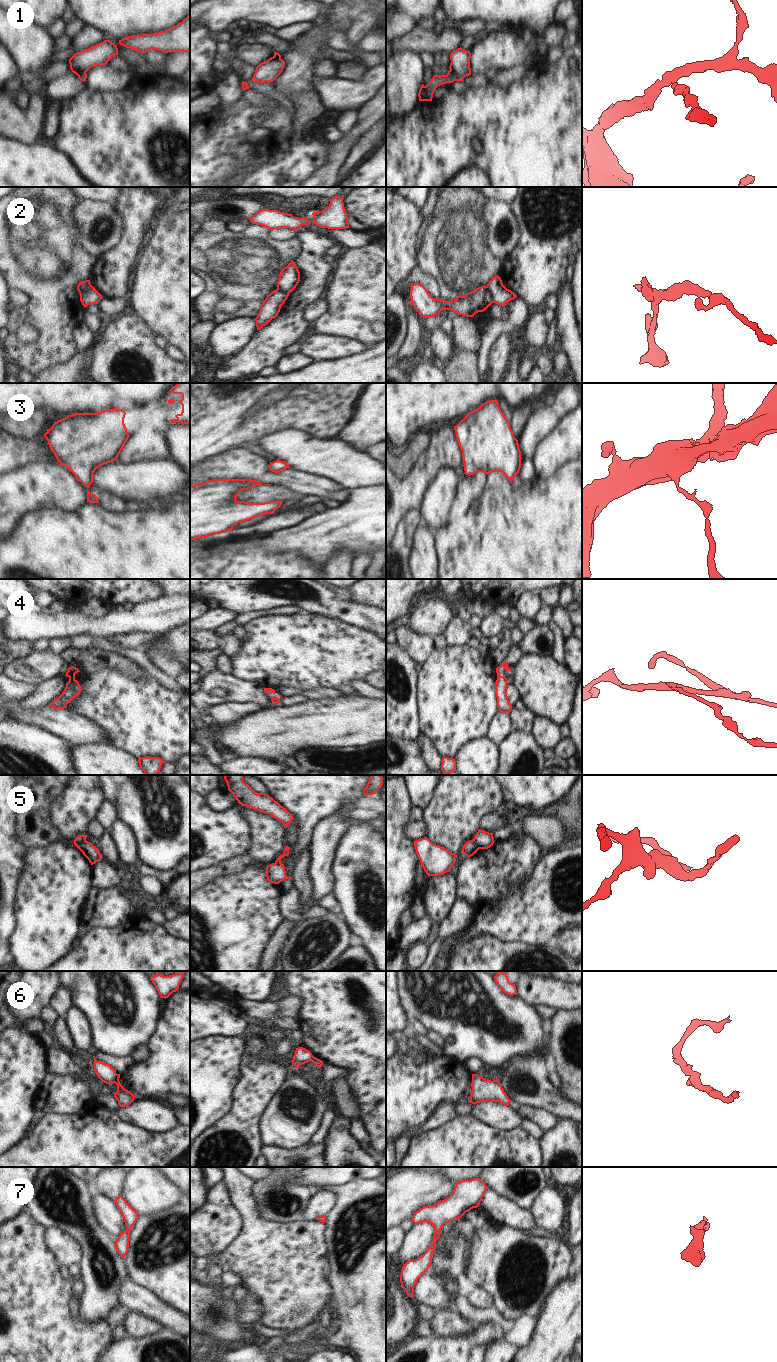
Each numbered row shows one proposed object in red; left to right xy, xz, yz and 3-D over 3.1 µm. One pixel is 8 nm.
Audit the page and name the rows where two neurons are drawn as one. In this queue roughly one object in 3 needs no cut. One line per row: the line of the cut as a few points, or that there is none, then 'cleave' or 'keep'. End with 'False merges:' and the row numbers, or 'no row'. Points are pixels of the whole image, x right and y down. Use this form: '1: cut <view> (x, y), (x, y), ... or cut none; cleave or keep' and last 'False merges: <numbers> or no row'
1: cut yz (450, 69), (463, 77); cleave
2: cut yz (485, 286), (493, 302); cleave
3: cut none; keep
4: cut none; keep
5: cut xy (86, 841), (79, 842), (76, 845); cleave
6: cut xy (118, 1074), (114, 1082); cleave
7: cut none; keep
False merges: 1, 2, 5, 6

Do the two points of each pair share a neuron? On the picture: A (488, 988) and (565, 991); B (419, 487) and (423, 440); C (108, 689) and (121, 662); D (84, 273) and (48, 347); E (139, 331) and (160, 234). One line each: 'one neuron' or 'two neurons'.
A: two neurons
B: two neurons
C: two neurons
D: one neuron
E: two neurons

